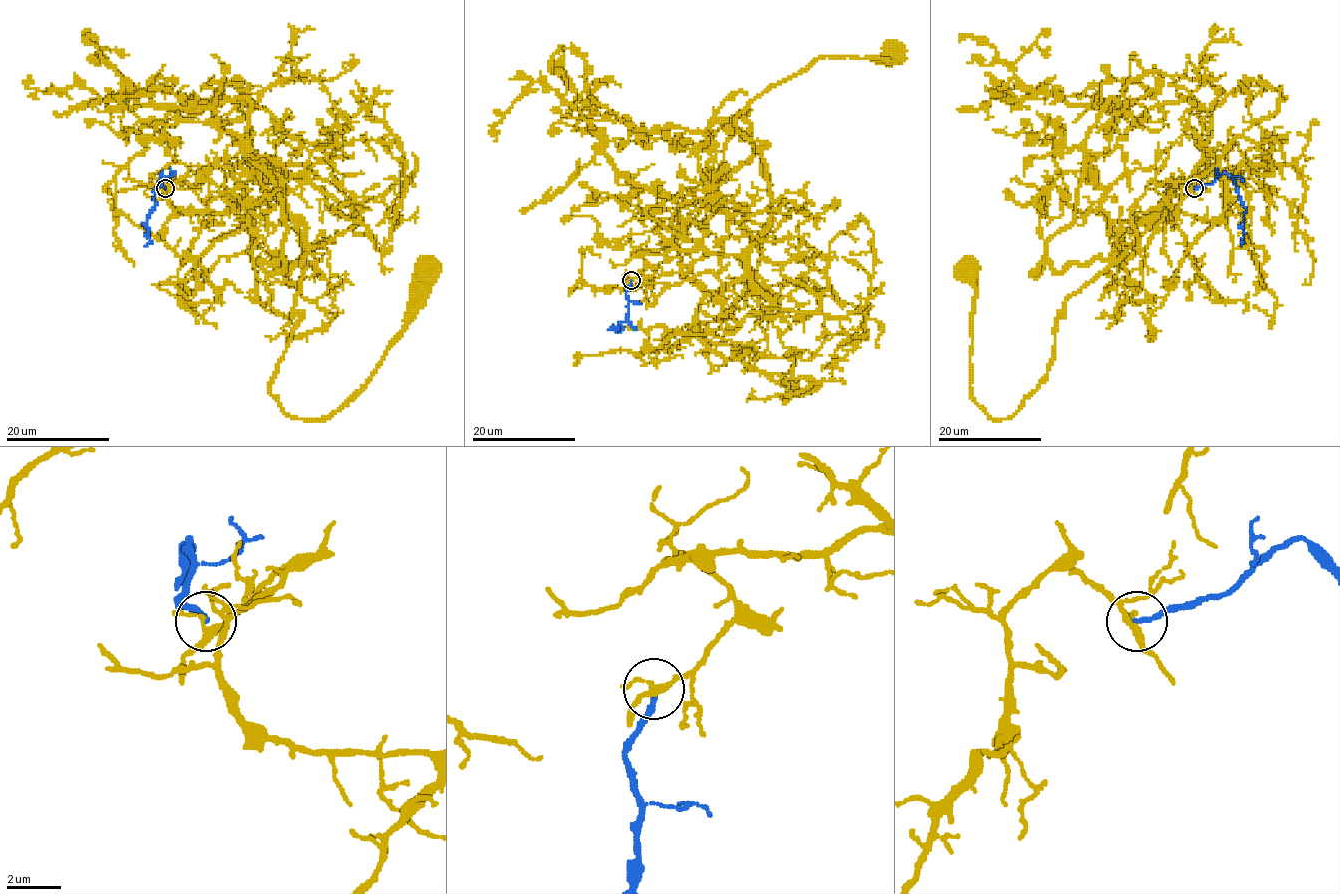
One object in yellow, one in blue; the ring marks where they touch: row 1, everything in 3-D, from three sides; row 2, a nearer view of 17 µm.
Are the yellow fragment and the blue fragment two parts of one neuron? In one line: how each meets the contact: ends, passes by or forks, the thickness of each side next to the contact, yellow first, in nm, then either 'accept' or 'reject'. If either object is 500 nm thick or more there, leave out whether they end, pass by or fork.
yellow forks; blue ends; calibres 200 and 200 nm; reject

